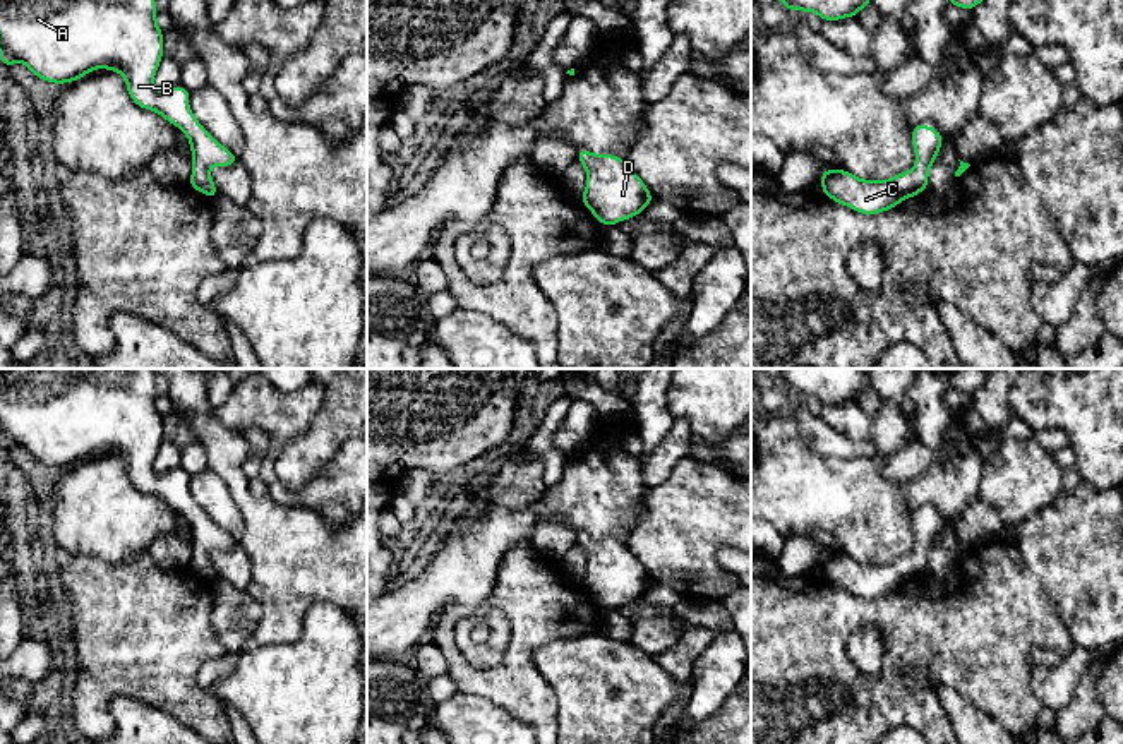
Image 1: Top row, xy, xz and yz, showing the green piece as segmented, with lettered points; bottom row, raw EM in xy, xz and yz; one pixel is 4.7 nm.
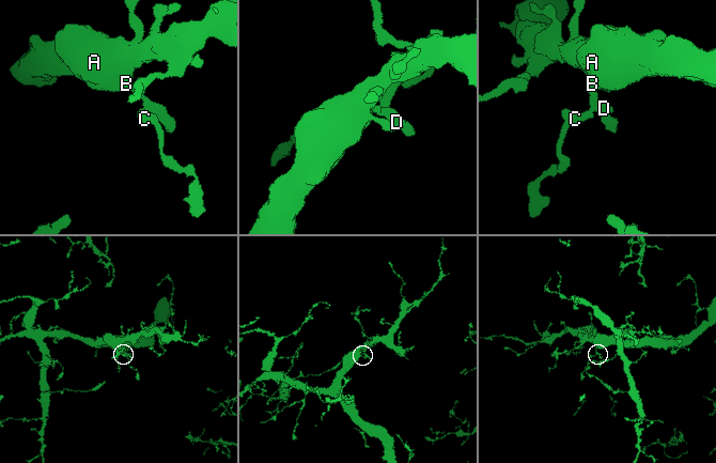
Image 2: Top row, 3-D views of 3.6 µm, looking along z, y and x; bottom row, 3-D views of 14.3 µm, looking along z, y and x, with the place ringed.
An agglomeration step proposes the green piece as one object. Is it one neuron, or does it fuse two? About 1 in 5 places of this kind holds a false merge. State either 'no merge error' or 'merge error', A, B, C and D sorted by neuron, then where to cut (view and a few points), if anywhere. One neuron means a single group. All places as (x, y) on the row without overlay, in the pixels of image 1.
no merge error; A B C D; no cut

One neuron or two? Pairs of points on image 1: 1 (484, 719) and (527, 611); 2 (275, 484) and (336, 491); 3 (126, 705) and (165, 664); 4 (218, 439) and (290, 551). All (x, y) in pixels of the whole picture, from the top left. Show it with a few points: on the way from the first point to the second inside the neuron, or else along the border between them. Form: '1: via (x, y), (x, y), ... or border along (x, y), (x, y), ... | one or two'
1: border along (458, 690), (468, 695), (482, 695), (525, 722) | two
2: via (290, 496), (321, 496) | one
3: border along (110, 703), (119, 695), (129, 695), (168, 714) | two
4: via (228, 467), (242, 498), (268, 523) | one

